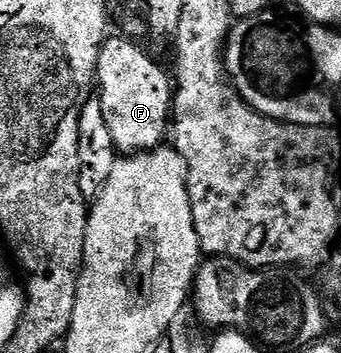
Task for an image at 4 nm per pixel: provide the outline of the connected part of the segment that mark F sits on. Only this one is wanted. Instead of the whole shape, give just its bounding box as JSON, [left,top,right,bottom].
[96,37,174,155]

